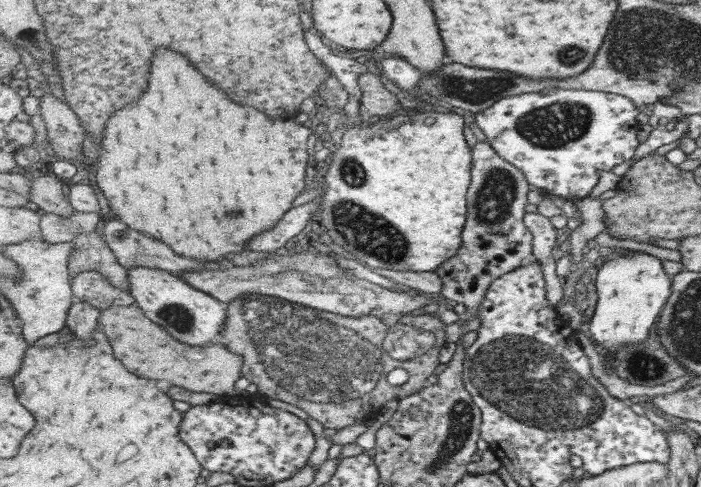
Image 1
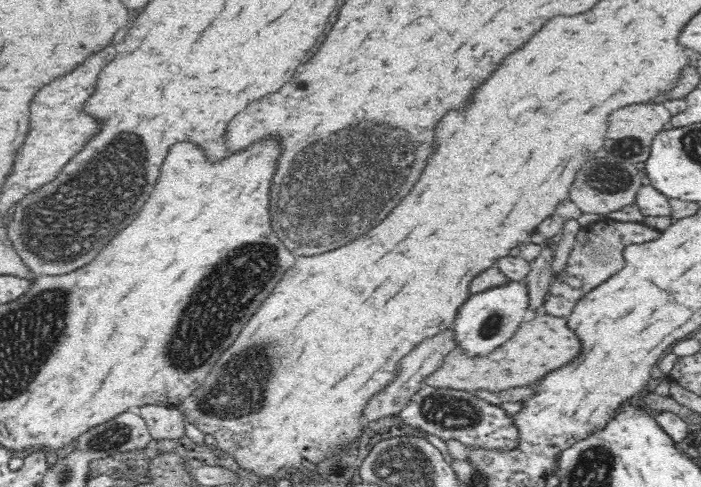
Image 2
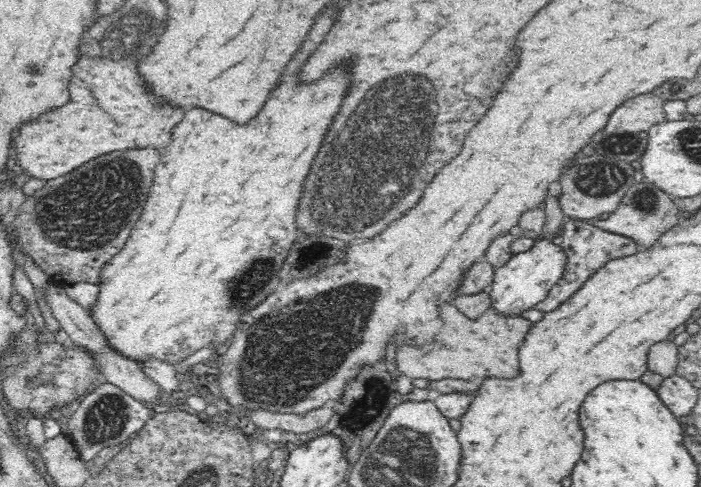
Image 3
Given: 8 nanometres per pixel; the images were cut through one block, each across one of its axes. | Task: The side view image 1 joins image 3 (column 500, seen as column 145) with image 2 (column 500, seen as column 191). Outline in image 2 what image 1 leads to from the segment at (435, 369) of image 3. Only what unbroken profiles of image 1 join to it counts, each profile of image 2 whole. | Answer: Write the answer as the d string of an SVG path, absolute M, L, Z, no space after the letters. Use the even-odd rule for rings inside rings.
M546 313L528 322L522 322L522 328L518 328L513 338L498 346L486 358L470 356L461 346L457 346L444 357L442 365L428 376L423 384L434 388L448 388L469 393L474 393L476 390L502 392L506 388L526 386L530 382L544 378L548 372L574 360L578 352L580 352L578 338L574 338L574 332L570 332L570 328L566 326L566 320L554 318Z

